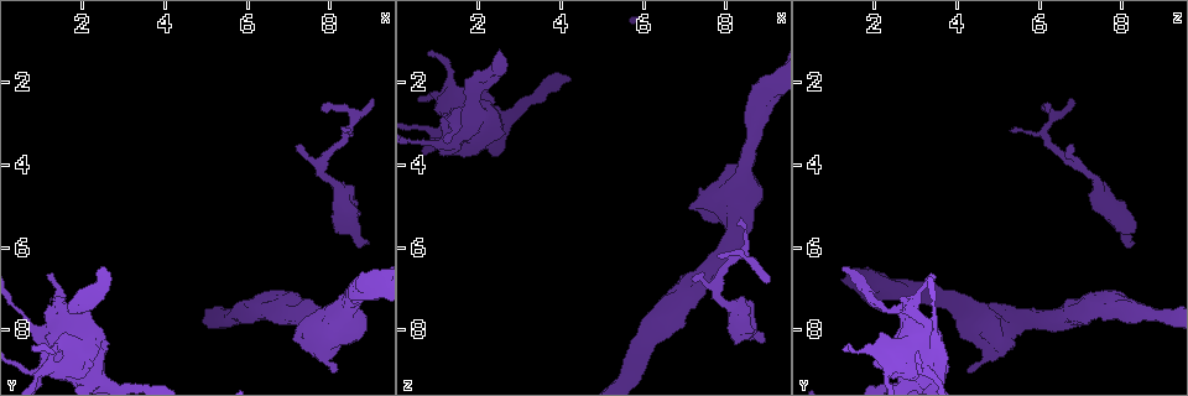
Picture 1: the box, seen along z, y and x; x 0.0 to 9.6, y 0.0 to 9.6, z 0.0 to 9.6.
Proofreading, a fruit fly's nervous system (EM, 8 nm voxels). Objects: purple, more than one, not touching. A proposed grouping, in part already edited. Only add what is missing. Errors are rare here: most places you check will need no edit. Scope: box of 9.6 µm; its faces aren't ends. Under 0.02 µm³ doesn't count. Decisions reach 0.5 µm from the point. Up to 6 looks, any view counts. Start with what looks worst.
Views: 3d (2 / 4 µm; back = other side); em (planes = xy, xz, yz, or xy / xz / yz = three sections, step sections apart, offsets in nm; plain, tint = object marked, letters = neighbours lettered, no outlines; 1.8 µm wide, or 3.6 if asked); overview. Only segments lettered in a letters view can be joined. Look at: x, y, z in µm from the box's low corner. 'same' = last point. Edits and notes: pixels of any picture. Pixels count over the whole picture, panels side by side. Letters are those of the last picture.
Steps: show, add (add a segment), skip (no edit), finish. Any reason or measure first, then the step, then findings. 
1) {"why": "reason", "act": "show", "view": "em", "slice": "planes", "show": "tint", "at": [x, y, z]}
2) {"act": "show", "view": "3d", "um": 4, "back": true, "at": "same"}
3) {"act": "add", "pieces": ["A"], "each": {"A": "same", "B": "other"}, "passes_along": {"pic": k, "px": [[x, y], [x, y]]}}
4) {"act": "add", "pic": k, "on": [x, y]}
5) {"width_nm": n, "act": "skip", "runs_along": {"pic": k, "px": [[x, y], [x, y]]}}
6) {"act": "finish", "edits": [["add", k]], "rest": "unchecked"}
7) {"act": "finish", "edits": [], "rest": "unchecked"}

{"why": "branch stops here", "act": "show", "view": "3d", "um": 4, "at": [2.45, 6.50, 1.20]}

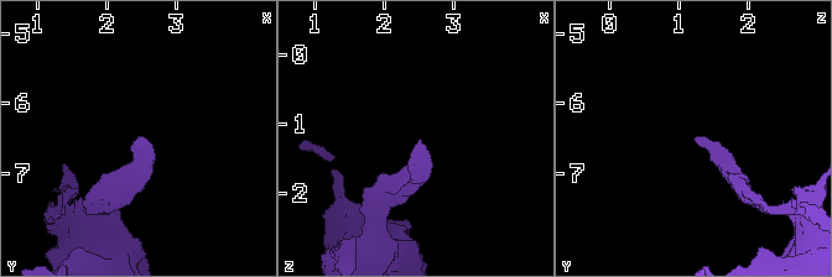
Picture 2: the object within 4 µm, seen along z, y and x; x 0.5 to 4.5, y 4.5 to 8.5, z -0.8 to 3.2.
{"why": "need the tissue", "act": "show", "view": "em", "slice": "planes", "show": "plain", "at": [2.50, 6.55, 1.25]}

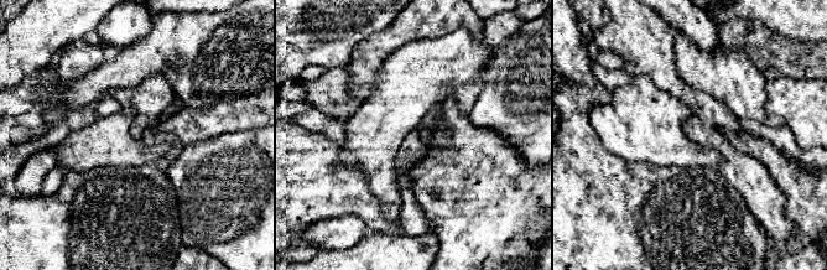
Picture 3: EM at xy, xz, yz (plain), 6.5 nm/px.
{"why": "what lies round it", "act": "show", "view": "em", "slice": "planes", "show": "letters", "at": "same"}

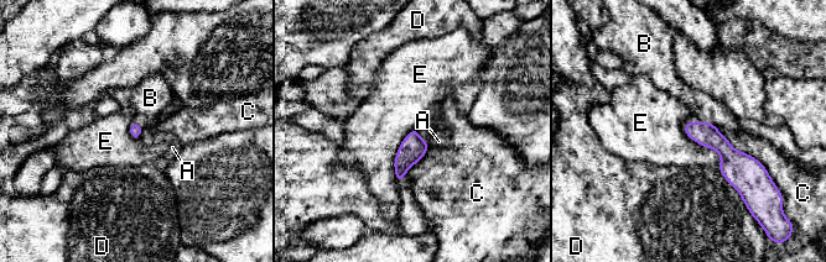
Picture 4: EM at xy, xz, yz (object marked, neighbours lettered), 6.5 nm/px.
{"act": "add", "pieces": ["B"], "each": {"A": "other", "B": "same", "C": "other", "D": "other", "E": "other"}, "passes_along": {"pic": 4, "px": [[705, 134], [702, 122], [702, 108]]}, "found": "the neuron continues"}

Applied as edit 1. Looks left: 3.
{"act": "show", "view": "em", "slice": "planes", "show": "plain", "at": [8.95, 5.90, 8.35]}

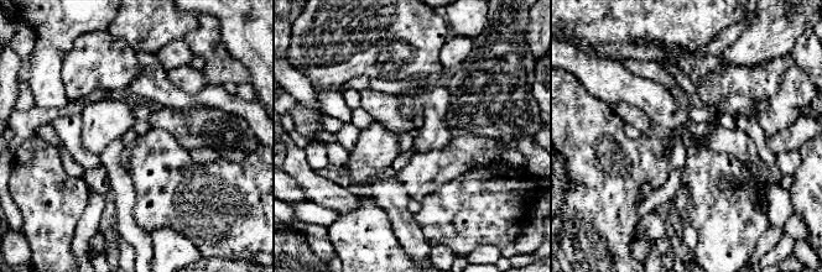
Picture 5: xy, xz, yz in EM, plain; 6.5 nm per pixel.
{"why": "what lies round it", "act": "show", "view": "em", "slice": "planes", "show": "letters", "at": "same"}

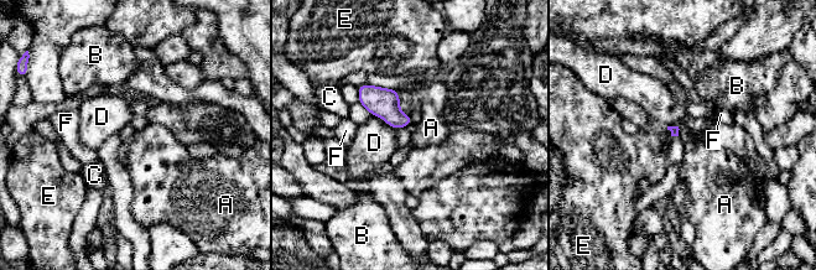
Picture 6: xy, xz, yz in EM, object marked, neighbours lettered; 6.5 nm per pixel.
{"act": "skip", "each": {"A": "other", "B": "other", "C": "other", "D": "other", "E": "other", "F": "other"}, "border": {"pic": 6, "px": [[372, 114], [381, 118], [396, 129]]}, "found": "no lettered segment goes on from it"}

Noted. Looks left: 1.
{"why": "thick turns thin", "act": "show", "view": "em", "slice": "planes", "show": "letters", "at": [0.85, 9.20, 2.30]}

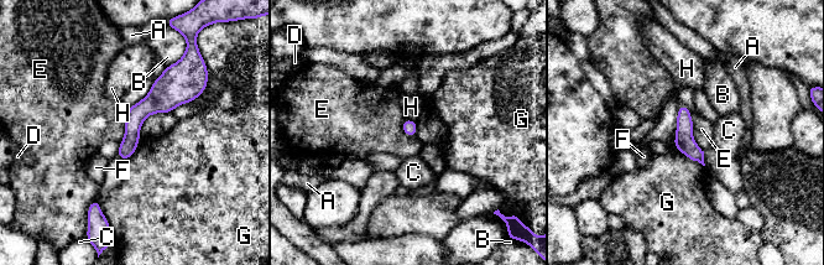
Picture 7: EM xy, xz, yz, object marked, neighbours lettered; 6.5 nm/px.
{"act": "skip", "each": {"A": "other", "B": "other", "C": "other", "D": "other", "E": "other", "F": "other", "G": "other", "H": "other"}, "border": {"pic": 7, "px": [[689, 113], [693, 140], [703, 151]]}, "found": "no lettered segment goes on from it"}

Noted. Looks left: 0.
{"act": "finish", "edits": [["add", 4]], "rest": "unchecked"}

